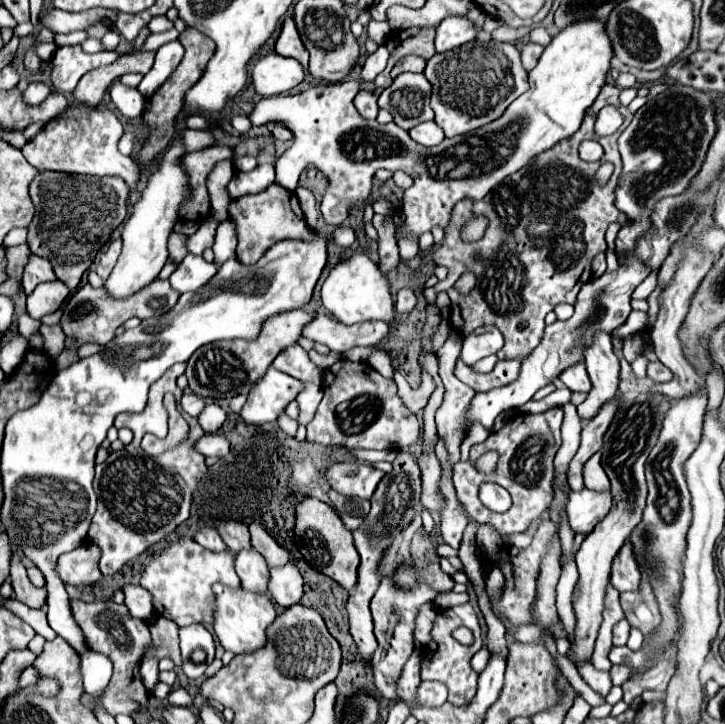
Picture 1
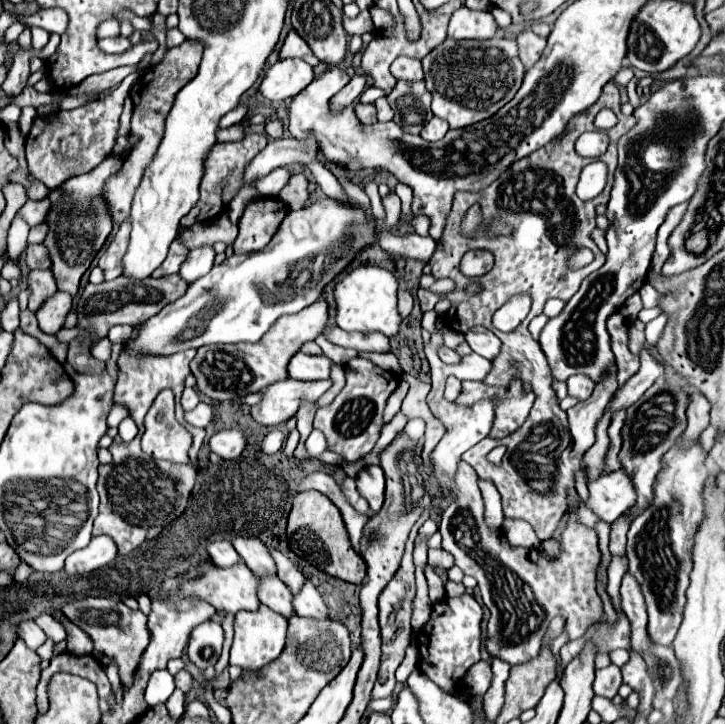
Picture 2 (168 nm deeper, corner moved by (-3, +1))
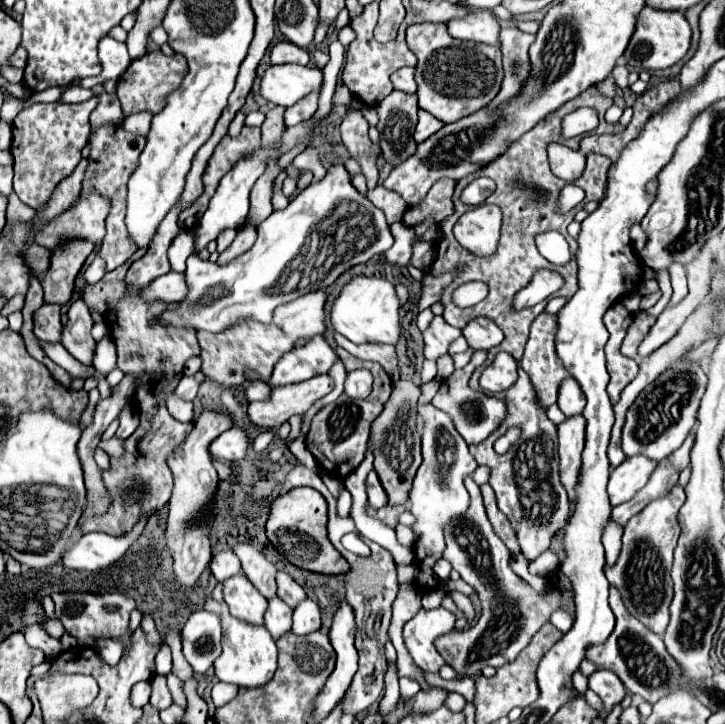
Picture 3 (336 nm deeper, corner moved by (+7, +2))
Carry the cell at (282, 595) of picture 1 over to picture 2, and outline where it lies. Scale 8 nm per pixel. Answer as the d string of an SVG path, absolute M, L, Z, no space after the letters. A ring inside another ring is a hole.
M307 580L299 594L293 594L293 606L297 616L305 618L327 618L327 606L317 588Z

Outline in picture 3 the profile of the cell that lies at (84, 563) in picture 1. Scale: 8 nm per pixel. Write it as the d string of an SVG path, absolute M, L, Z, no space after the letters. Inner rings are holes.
M87 533L63 553L63 565L69 569L101 571L117 563L137 537L113 537L107 533Z

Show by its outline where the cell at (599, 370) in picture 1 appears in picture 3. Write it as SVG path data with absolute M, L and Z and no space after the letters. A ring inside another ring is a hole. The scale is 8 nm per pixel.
M581 415L559 425L559 477L571 499L575 501L575 487L581 471L581 453L585 445L585 419Z

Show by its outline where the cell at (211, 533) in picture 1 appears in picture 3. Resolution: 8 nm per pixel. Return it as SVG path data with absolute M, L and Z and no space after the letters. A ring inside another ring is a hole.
M229 549L213 555L213 561L209 567L211 567L217 581L225 581L225 579L241 573L241 563L237 561L237 555Z

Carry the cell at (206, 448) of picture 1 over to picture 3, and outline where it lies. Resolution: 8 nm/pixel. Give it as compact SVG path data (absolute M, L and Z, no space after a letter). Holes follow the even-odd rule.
M233 427L233 429L221 433L209 449L217 459L241 461L241 459L245 459L249 445L251 445L251 439L249 439L247 431L241 427Z

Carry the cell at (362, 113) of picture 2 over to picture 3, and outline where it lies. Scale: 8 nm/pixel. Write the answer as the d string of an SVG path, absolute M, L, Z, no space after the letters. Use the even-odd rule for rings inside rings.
M359 111L347 113L341 123L341 137L345 147L349 149L349 155L361 165L361 173L367 177L369 189L375 189L379 179L377 165L375 165L379 157L379 147L375 147L375 143L369 139L367 127L369 123Z

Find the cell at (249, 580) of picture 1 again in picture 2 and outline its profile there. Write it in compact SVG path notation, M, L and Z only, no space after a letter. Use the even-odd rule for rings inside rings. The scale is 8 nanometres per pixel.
M267 576L267 578L257 578L257 594L259 602L275 610L277 614L289 618L293 616L293 606L291 606L291 590L277 578L277 576Z

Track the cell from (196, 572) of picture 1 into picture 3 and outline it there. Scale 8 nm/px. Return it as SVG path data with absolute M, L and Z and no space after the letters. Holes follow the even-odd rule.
M235 575L227 579L223 585L225 585L223 597L225 603L229 605L231 615L251 625L263 625L267 599L261 597L257 589L253 589L251 581L245 575Z

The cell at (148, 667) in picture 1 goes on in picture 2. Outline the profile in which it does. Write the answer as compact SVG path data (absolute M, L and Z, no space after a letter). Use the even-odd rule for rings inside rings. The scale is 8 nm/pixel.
M155 670L145 688L145 702L149 706L165 704L169 700L169 696L173 694L173 690L175 690L173 676L167 670Z

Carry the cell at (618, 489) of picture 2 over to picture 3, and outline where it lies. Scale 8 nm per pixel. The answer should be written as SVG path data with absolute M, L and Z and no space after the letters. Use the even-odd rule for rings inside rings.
M633 455L633 457L627 457L617 469L613 469L611 477L609 477L611 505L615 507L615 505L621 505L621 503L633 499L635 493L645 487L645 483L649 481L649 477L657 465L659 463L653 463L649 457Z

